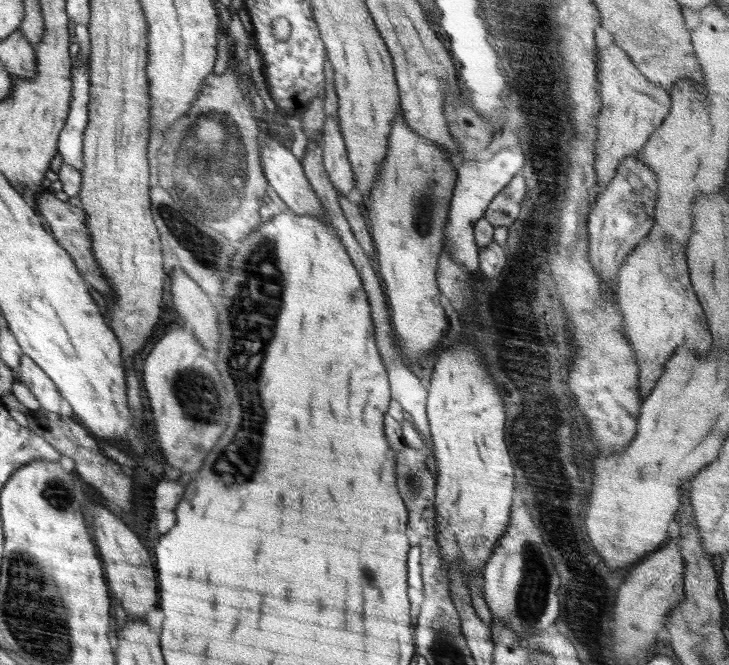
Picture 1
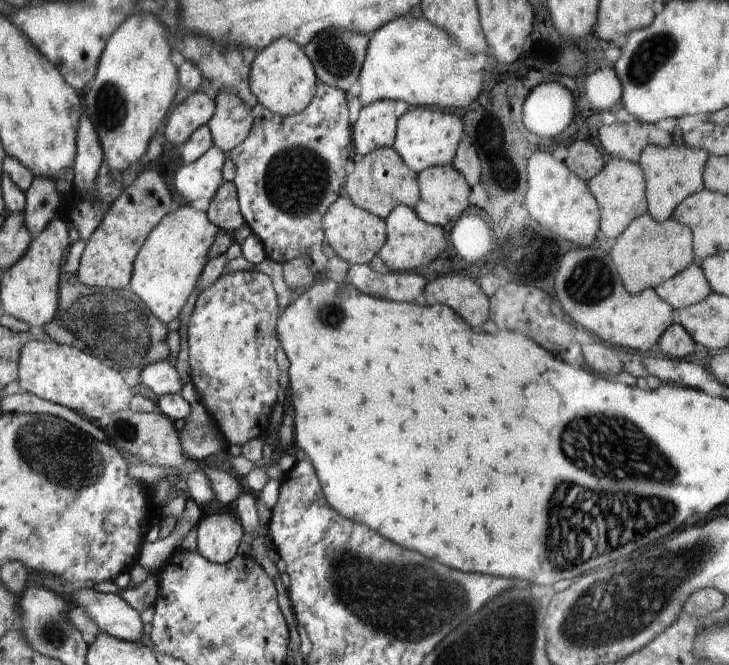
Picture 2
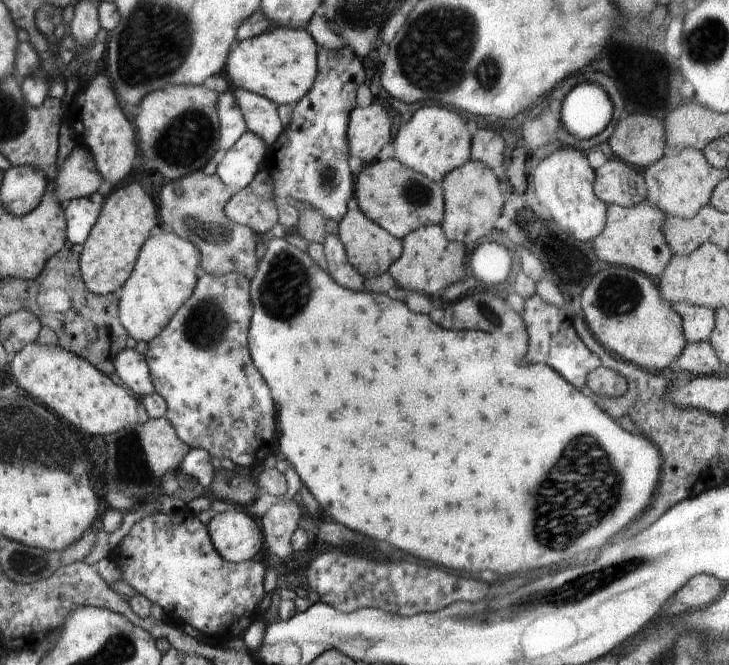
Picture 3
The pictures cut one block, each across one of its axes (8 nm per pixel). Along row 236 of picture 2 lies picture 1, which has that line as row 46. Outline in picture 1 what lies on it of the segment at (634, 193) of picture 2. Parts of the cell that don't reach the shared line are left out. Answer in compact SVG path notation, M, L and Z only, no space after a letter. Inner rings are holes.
M612 43L599 52L600 82L599 96L602 110L598 114L598 140L594 143L594 171L596 186L602 190L614 179L620 163L631 154L637 154L648 142L671 108L671 96L663 88L652 84L634 66L631 58L616 43Z

